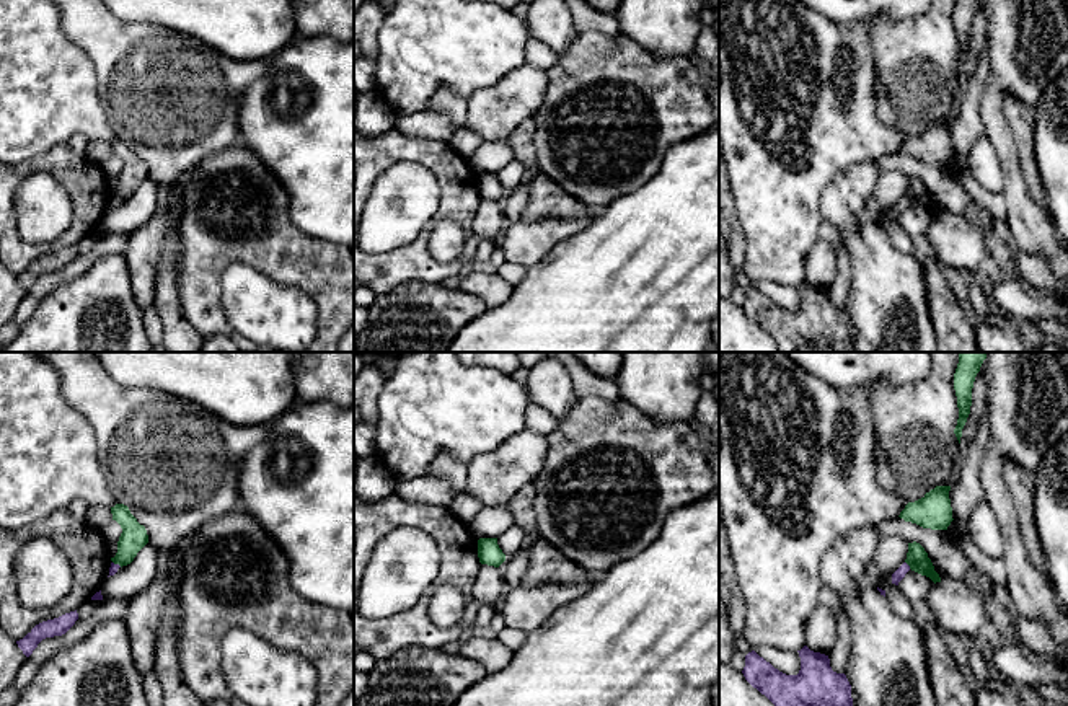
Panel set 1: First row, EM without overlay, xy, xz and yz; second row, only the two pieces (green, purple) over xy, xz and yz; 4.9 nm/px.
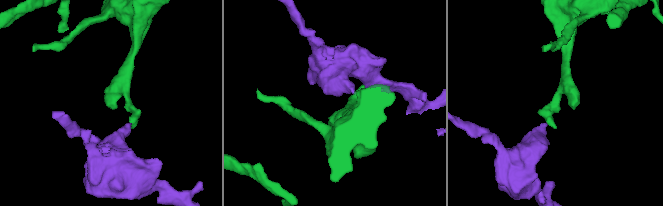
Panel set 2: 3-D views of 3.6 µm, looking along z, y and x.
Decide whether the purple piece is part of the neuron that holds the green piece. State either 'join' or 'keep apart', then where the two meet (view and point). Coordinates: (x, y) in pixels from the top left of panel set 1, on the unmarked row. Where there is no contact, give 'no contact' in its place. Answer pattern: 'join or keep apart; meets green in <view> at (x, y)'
keep apart; meets green in yz at (907, 198)

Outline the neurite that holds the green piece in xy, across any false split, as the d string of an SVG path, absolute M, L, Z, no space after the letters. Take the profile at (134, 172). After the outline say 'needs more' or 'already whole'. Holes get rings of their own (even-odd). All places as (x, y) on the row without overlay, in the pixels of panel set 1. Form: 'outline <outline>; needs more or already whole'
outline M116 139L111 142L111 148L113 155L116 155L122 163L117 176L117 188L111 196L122 202L130 199L137 188L148 178L148 170L145 161L137 157L127 140Z; already whole

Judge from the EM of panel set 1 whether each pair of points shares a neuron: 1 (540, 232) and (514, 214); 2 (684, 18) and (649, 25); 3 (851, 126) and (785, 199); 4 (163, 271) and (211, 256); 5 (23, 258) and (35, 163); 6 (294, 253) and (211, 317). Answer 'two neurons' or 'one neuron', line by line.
1: two neurons
2: one neuron
3: one neuron
4: two neurons
5: one neuron
6: one neuron

